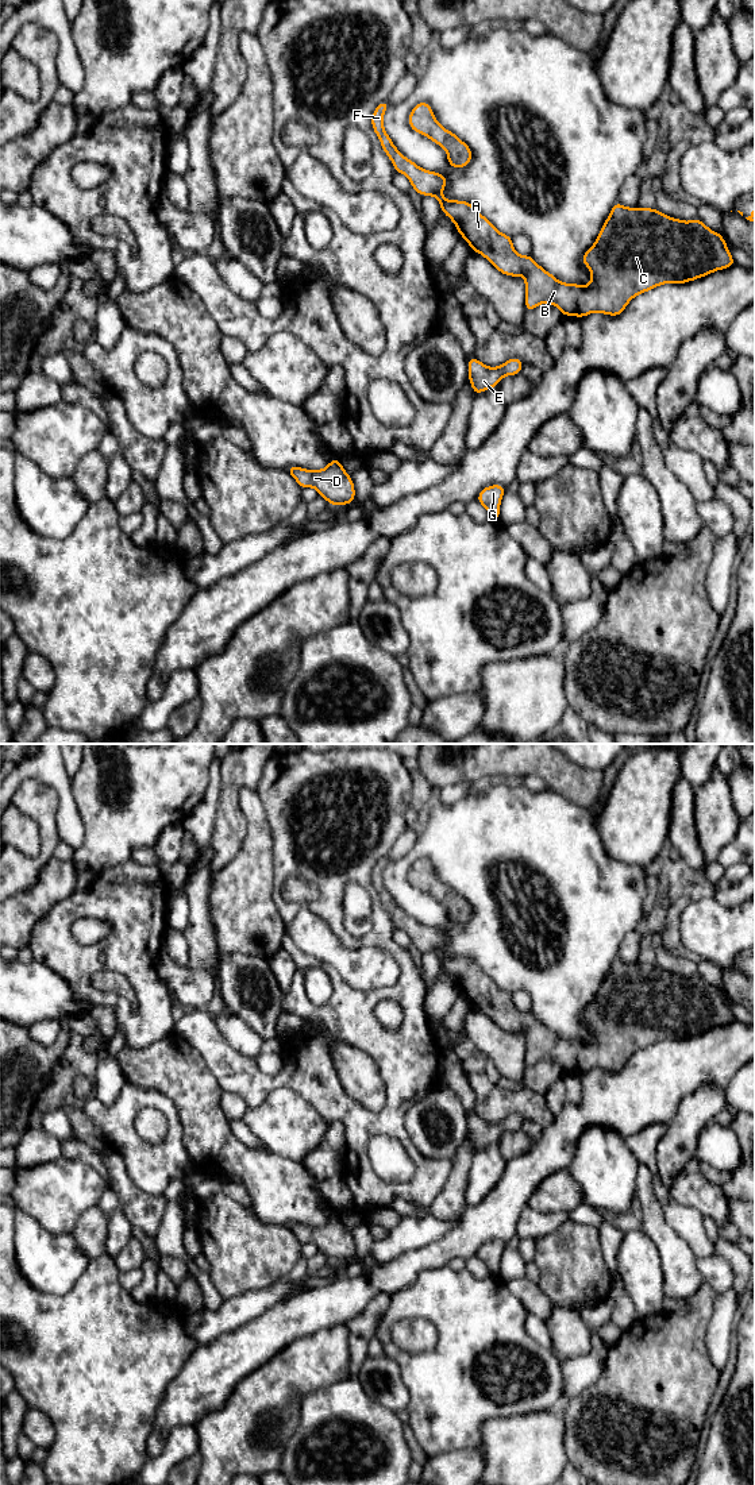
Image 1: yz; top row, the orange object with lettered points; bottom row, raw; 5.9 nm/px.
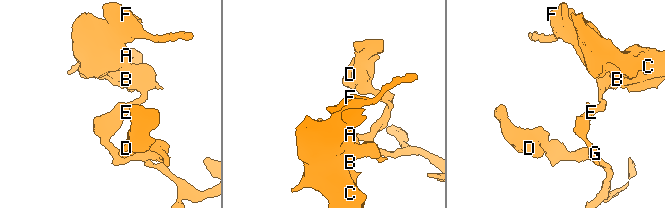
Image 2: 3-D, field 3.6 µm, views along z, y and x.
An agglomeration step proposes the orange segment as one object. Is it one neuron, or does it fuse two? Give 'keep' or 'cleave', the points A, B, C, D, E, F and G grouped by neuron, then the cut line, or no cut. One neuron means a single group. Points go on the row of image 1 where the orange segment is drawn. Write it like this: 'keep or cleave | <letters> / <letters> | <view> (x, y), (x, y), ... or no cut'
keep | A B C D E F G | no cut

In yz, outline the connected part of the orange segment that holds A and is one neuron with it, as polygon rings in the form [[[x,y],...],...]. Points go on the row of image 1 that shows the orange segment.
[[[382,101],[377,105],[371,115],[371,126],[394,170],[407,176],[412,189],[419,194],[436,197],[442,212],[452,220],[459,235],[470,244],[471,251],[485,256],[505,275],[524,277],[525,312],[535,309],[540,304],[551,302],[563,316],[581,319],[594,312],[620,316],[628,302],[637,294],[663,284],[686,284],[736,265],[724,236],[708,228],[698,217],[692,221],[683,221],[666,216],[658,209],[627,208],[616,202],[594,244],[581,258],[582,263],[590,270],[590,284],[582,286],[561,282],[539,266],[531,255],[523,256],[516,252],[512,238],[501,234],[469,201],[446,200],[442,192],[448,180],[442,173],[419,167],[397,150],[384,128],[384,113],[389,105],[389,101]]]

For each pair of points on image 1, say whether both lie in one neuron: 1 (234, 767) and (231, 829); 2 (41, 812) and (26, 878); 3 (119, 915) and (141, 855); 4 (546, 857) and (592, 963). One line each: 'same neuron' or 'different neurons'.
1: same neuron
2: same neuron
3: different neurons
4: same neuron

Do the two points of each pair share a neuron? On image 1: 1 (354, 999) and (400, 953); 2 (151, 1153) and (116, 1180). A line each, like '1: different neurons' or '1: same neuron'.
1: same neuron
2: different neurons

